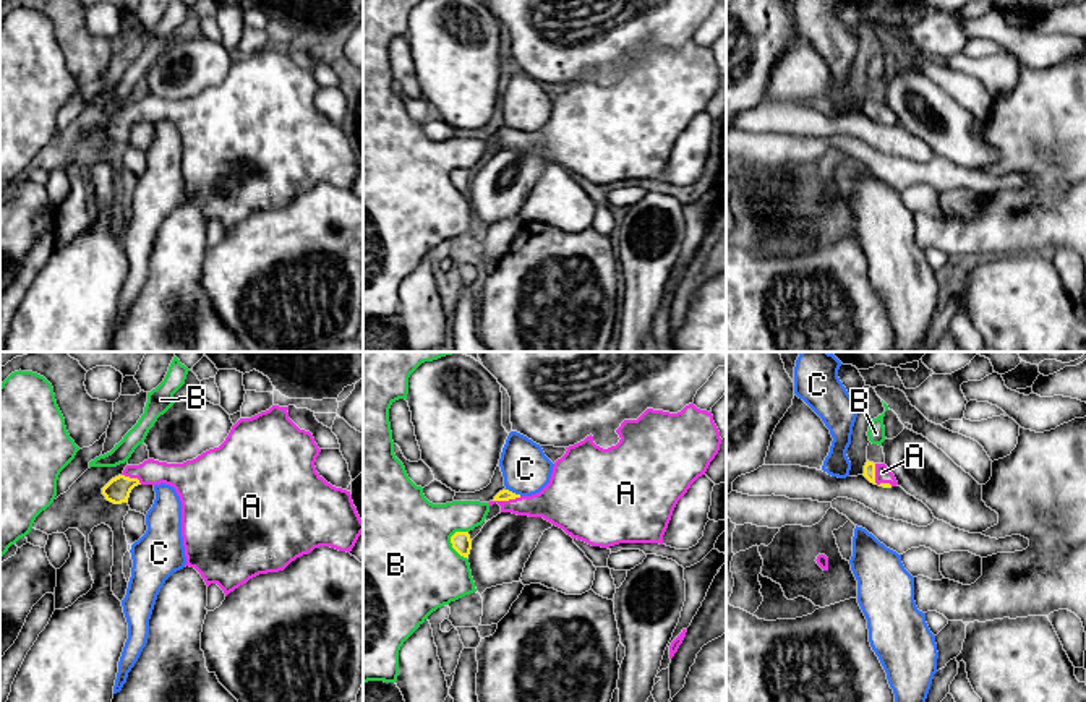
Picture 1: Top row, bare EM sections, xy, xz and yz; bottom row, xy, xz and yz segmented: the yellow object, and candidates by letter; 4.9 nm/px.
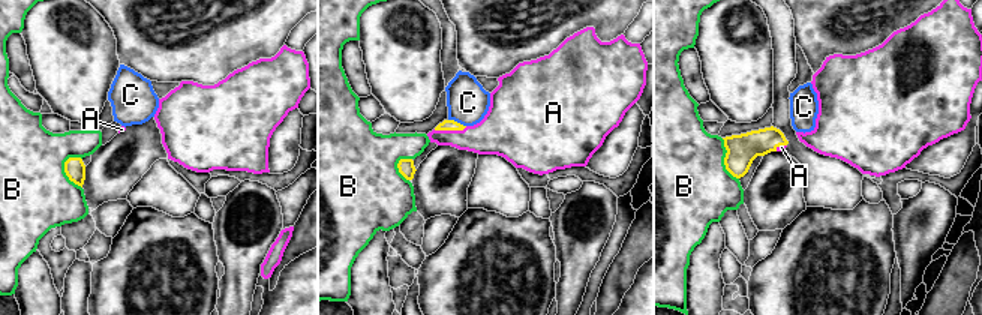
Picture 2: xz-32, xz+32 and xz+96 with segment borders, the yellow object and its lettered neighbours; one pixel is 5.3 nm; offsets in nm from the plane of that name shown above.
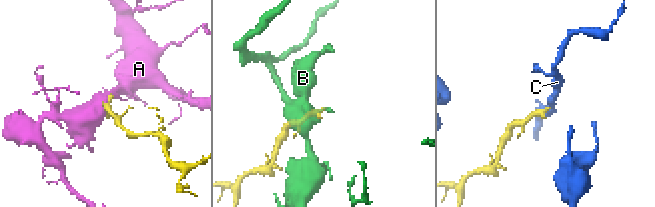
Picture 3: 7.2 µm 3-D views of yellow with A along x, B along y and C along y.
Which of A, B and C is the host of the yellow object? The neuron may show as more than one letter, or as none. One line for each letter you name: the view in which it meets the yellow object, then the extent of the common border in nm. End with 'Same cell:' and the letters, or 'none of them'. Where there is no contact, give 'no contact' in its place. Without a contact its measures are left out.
A: contact in yz; length 140 nm
Same cell: A

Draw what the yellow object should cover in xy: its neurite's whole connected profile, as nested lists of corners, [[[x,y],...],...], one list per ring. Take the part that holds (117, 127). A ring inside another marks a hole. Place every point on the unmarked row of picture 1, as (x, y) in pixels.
[[[272,42],[251,55],[240,55],[219,84],[193,97],[167,101],[148,96],[139,102],[126,102],[102,125],[102,131],[122,141],[128,139],[138,122],[173,123],[182,138],[185,204],[195,204],[207,224],[217,220],[225,233],[259,211],[284,208],[314,185],[350,190],[363,170],[352,131],[316,109],[321,86],[310,68],[289,55],[287,47]]]

